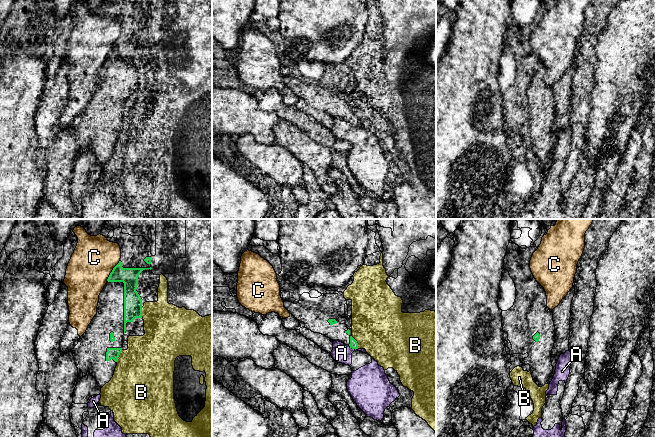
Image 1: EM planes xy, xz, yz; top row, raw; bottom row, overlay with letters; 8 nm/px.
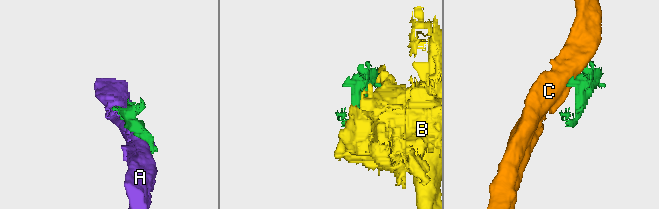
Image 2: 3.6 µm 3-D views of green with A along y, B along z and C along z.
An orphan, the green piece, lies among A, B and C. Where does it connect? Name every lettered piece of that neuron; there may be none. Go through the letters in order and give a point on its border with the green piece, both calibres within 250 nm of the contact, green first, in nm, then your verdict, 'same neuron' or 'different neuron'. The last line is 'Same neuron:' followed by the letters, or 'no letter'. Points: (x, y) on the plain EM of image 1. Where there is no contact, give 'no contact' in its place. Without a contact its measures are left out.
A: meets green in xz at (353, 124); 70 nm thick on the green side, 160 nm on the other; different neuron
B: meets green in xz at (356, 118); 70 nm thick on the green side, 440 nm on the other; different neuron
C: meets green in xy at (112, 46); 140 nm thick on the green side, 340 nm on the other; different neuron
Same neuron: no letter

